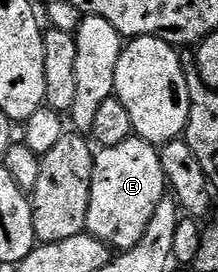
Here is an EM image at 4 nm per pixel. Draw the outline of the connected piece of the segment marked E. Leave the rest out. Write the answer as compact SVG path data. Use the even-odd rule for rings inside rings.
M127 137L98 150L93 152L90 164L90 197L86 201L85 230L94 240L111 249L137 247L156 205L168 191L159 148L140 138Z

